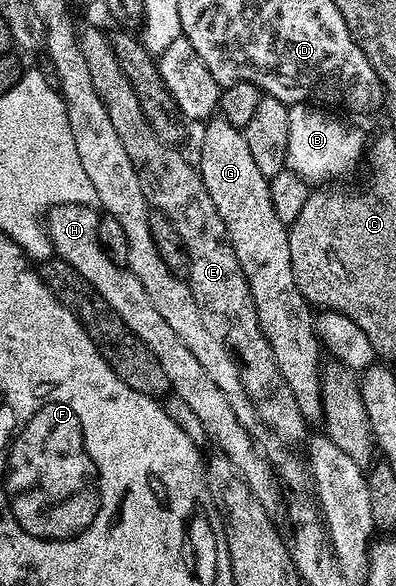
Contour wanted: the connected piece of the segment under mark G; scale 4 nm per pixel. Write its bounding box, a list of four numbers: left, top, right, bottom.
[199,117,323,424]

